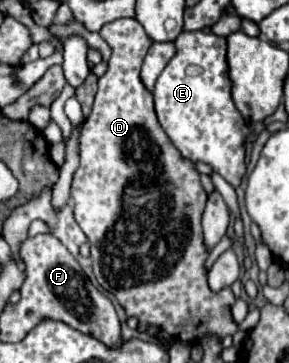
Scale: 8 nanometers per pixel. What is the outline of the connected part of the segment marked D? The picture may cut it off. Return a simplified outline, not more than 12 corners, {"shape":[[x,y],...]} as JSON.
{"shape":[[106,23],[70,193],[98,283],[176,341],[238,329],[210,291],[194,163],[152,41]]}

